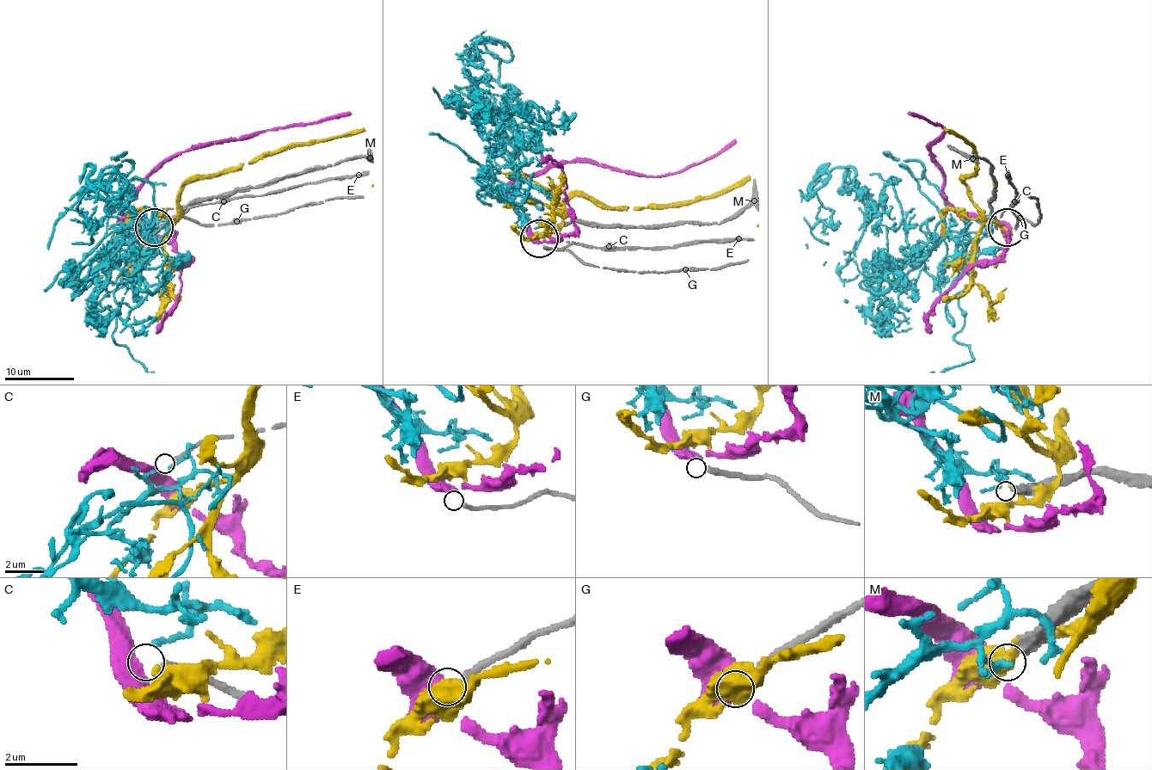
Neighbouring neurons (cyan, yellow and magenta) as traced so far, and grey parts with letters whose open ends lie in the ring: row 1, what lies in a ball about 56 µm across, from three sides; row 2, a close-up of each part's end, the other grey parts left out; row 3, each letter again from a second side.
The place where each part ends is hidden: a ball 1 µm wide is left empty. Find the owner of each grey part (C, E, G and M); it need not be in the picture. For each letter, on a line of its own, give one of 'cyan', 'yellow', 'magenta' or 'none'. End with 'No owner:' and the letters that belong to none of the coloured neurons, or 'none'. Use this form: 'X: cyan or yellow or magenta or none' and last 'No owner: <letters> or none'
C: none
E: none
G: none
M: none
No owner: C, E, G, M

